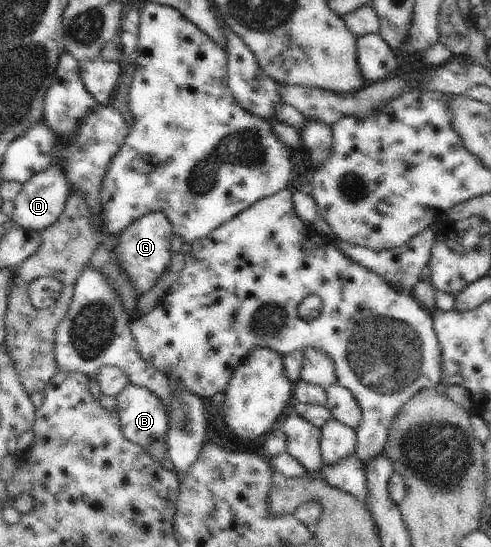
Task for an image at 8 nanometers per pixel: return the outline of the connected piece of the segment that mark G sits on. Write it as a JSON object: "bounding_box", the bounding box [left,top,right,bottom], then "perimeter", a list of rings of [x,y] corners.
{"bounding_box":[113,211,173,297],"perimeter":[[[161,211],[143,213],[140,219],[136,219],[118,237],[113,253],[119,259],[119,266],[131,279],[133,290],[137,297],[148,293],[158,280],[170,267],[170,239],[173,230],[166,214]]]}

